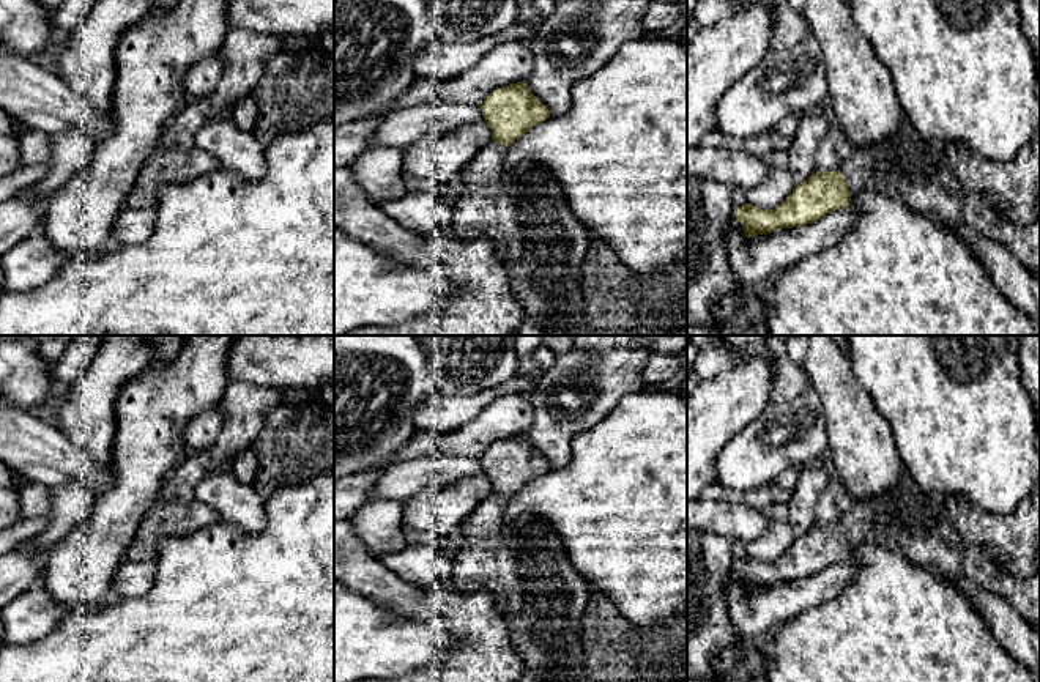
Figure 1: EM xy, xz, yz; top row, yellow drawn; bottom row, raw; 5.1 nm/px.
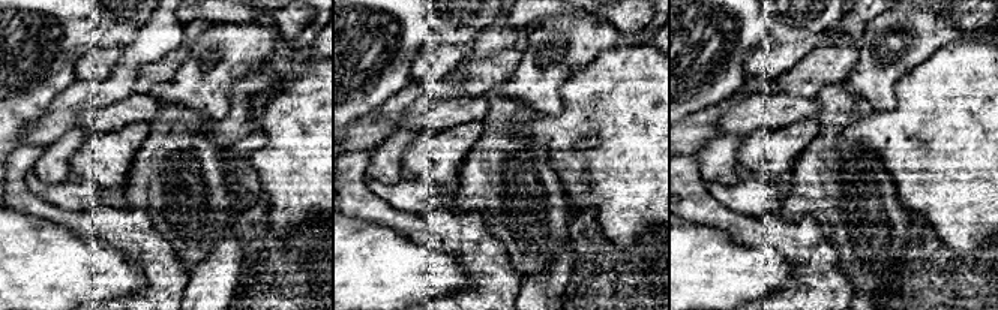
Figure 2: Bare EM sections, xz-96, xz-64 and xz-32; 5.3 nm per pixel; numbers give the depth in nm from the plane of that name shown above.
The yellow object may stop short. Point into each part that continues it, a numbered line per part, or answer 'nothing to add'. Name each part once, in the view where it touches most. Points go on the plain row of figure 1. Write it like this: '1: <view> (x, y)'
1: yz (906, 520)

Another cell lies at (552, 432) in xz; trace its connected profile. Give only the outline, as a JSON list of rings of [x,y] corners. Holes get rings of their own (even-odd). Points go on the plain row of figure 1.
[[[574,335],[572,348],[567,353],[559,353],[555,364],[544,372],[542,378],[537,381],[534,392],[528,397],[534,406],[534,417],[531,427],[525,432],[529,444],[550,463],[550,469],[564,468],[572,460],[572,441],[578,432],[585,432],[602,421],[607,414],[610,414],[616,405],[630,394],[643,392],[643,369],[644,364],[652,353],[651,335]]]

